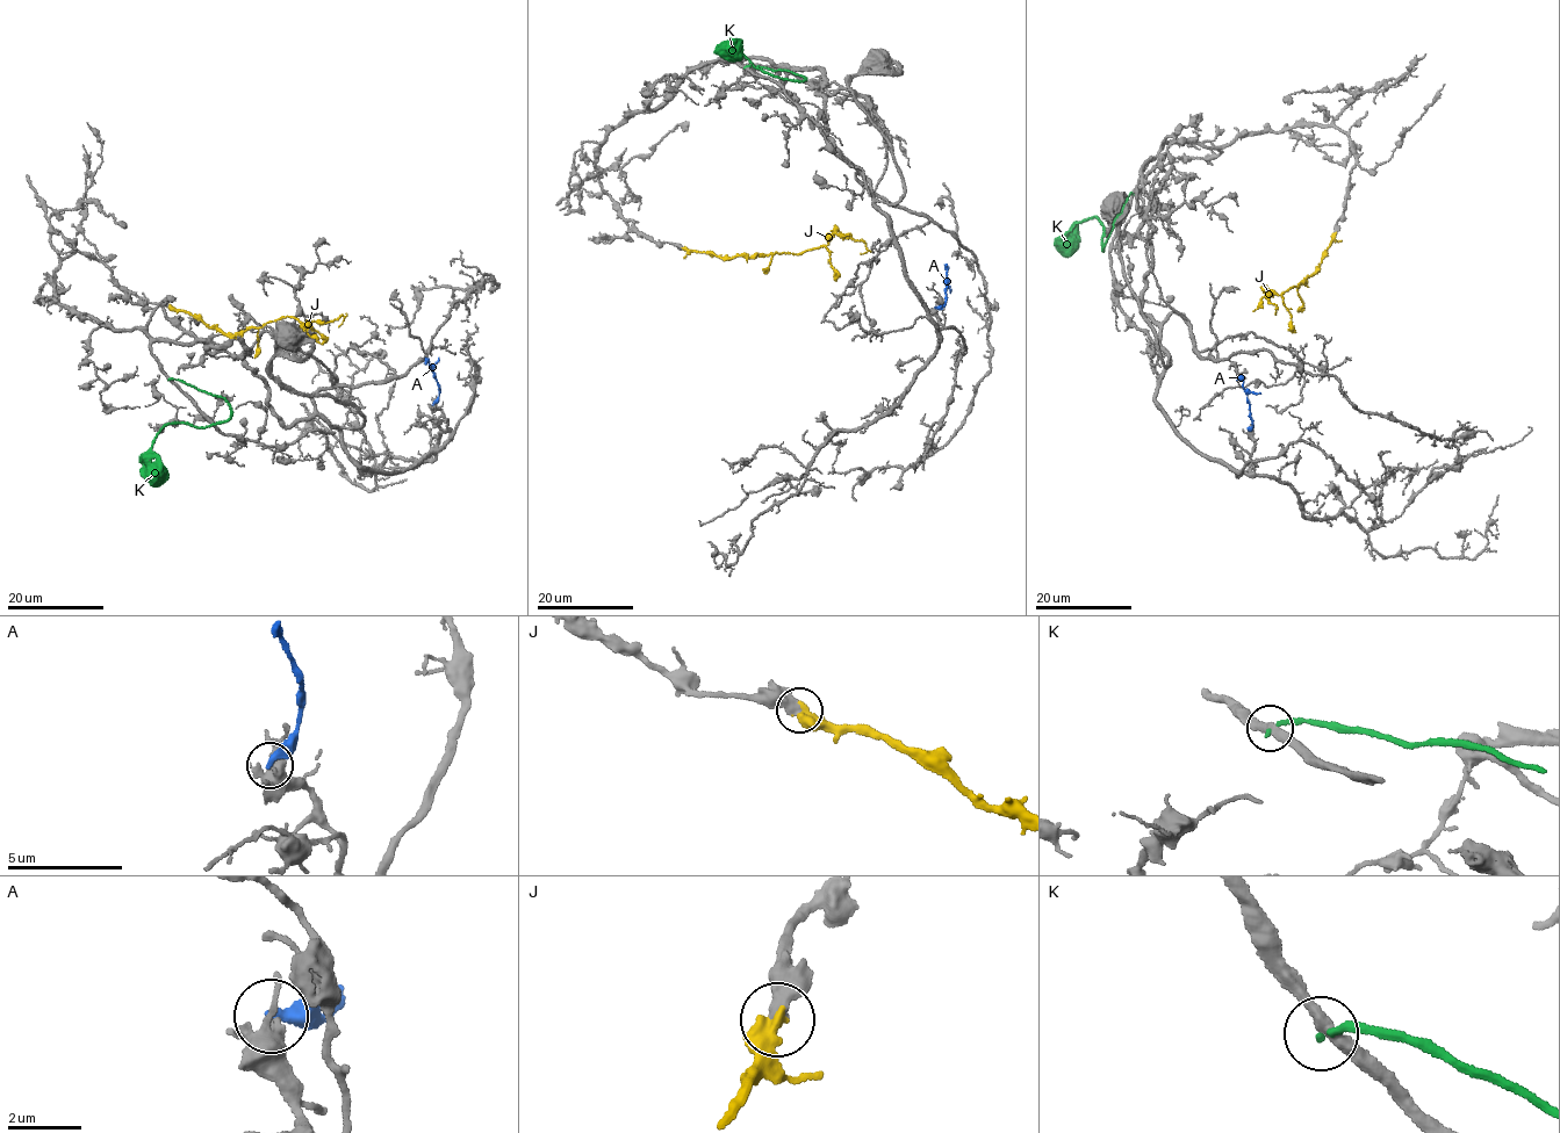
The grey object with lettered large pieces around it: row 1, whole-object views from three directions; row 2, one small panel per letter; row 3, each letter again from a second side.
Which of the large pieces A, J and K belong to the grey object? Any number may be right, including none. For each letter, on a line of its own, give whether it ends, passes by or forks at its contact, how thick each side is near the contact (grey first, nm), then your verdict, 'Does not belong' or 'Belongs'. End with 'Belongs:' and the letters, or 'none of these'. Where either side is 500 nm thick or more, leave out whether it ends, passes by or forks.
A: It ends there. Thickness 240 nm (grey) against 340 nm. Does not belong
J: Thickness 480 nm (grey) against 550 nm. Belongs
K: It ends there. Thickness 360 nm (grey) against 170 nm. Does not belong
Belongs: J

